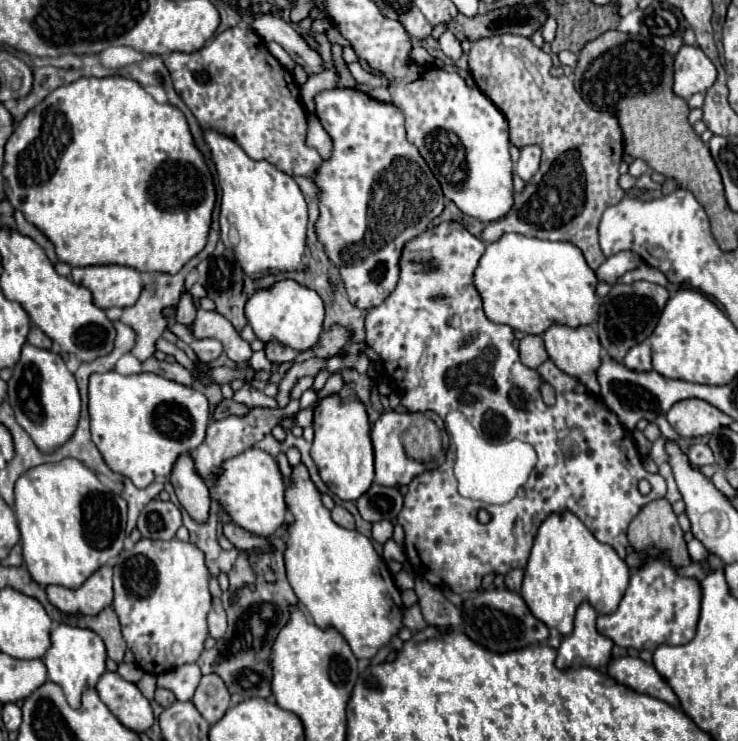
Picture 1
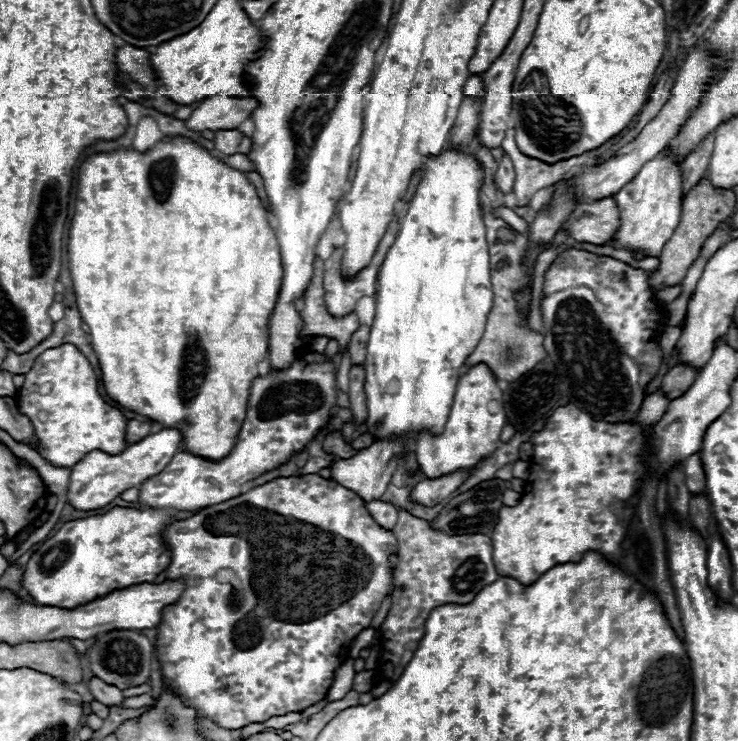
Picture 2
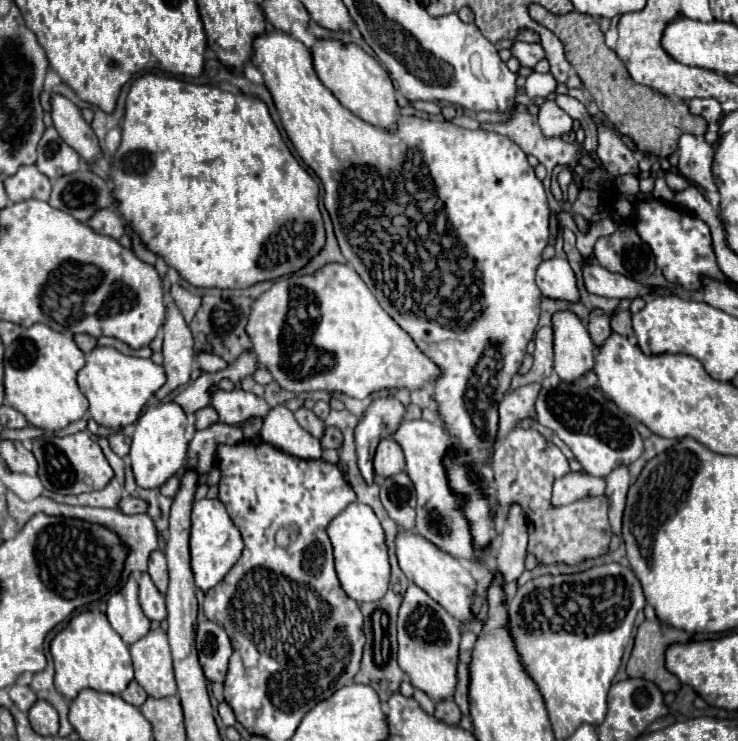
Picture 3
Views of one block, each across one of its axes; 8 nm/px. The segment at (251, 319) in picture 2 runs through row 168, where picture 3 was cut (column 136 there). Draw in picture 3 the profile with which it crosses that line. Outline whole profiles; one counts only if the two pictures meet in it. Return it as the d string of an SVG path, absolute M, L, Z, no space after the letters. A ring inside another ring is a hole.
M144 74L136 78L126 98L122 140L118 150L114 152L110 178L114 182L112 194L120 198L118 214L124 216L128 226L140 236L142 244L150 252L162 256L170 268L174 268L186 282L190 282L196 288L248 288L262 280L274 280L278 276L302 268L324 246L324 226L318 210L318 184L290 154L274 120L270 118L266 104L254 96L236 96L220 88L188 84L176 78L166 78L156 74Z

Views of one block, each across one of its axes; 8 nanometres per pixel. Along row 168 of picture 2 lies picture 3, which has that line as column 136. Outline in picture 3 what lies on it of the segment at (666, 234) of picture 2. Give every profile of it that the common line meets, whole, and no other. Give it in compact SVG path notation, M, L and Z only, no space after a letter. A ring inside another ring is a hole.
M162 628L150 630L144 638L130 644L134 662L134 678L152 698L166 698L176 694L176 680L172 670L172 654L168 636Z

